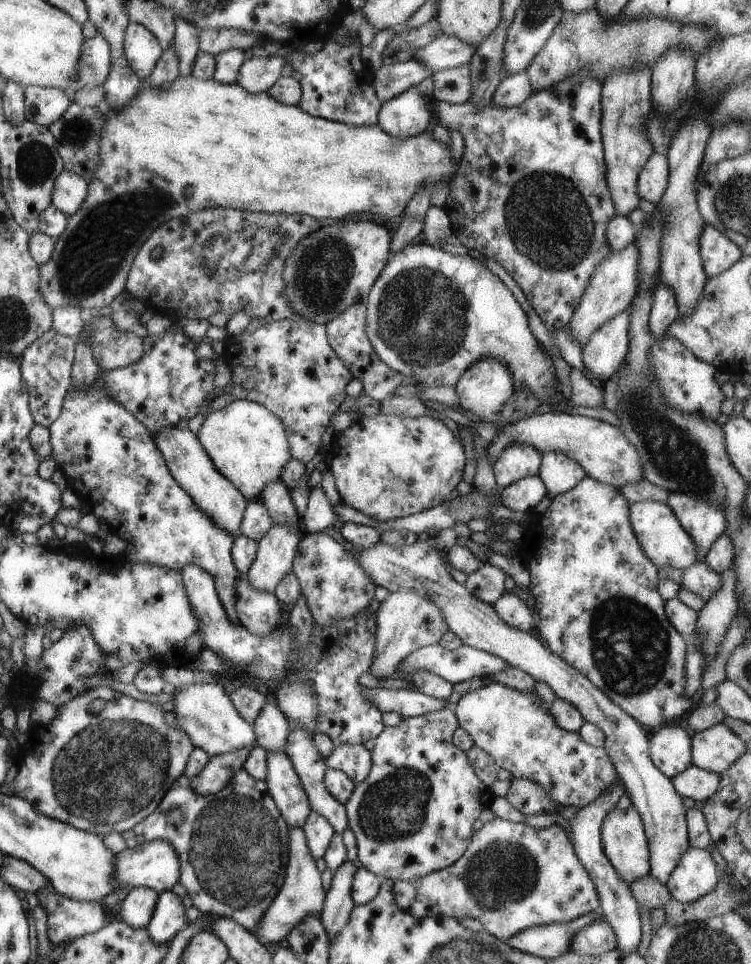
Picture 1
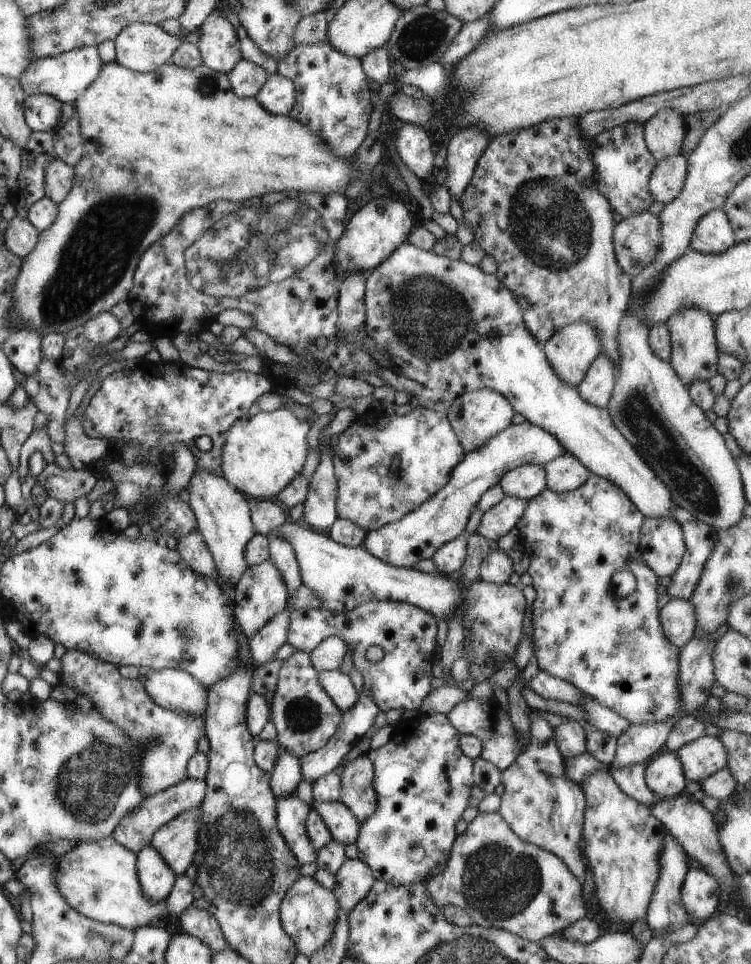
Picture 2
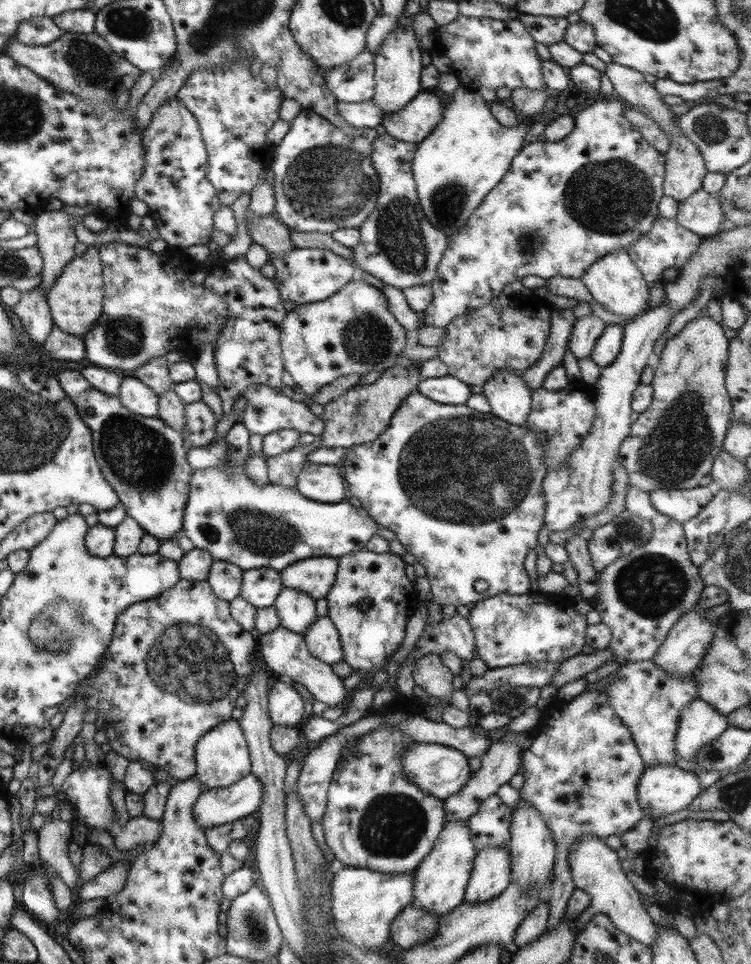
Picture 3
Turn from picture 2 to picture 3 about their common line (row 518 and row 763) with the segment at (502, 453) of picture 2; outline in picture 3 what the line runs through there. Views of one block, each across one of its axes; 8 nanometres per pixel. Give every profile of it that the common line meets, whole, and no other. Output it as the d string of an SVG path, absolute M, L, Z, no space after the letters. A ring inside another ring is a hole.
M411 743L400 756L400 773L423 794L443 800L456 793L470 775L467 757L454 748L442 744Z

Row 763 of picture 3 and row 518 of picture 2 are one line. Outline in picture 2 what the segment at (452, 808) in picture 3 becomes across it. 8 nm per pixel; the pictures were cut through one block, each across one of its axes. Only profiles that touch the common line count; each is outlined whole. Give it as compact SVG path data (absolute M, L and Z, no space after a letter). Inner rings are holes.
M505 495L501 502L491 506L483 513L474 533L479 538L485 538L487 542L495 542L516 526L527 502L528 500L522 498Z

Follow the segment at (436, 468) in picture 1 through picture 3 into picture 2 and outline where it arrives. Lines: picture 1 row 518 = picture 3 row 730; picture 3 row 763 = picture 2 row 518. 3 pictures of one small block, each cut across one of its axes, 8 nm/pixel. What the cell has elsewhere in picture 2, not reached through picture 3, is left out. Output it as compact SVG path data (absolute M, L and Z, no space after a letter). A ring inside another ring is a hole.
M412 407L408 414L386 417L383 428L377 428L377 412L369 412L367 416L359 414L338 434L337 444L332 448L331 462L336 480L335 512L339 519L354 522L365 532L395 522L443 488L463 455L463 448L451 430L445 412Z

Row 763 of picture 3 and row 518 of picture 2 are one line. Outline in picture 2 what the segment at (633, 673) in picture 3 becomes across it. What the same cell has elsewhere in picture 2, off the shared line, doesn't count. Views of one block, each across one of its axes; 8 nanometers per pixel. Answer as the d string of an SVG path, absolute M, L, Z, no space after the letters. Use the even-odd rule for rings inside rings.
M643 517L639 550L645 564L659 578L670 577L685 552L683 533L675 517Z

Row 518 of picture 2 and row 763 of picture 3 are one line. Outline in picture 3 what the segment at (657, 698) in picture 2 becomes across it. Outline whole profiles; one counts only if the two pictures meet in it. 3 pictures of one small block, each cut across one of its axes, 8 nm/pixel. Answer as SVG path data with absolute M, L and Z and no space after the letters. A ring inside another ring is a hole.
M595 688L584 689L559 708L549 708L541 711L538 720L539 734L537 742L533 740L520 756L517 774L523 776L523 783L518 793L526 800L541 817L550 830L553 844L556 848L556 858L552 868L552 882L548 900L549 916L547 916L546 931L551 930L563 917L567 901L573 892L574 884L569 874L567 854L570 846L586 834L592 834L599 839L607 836L620 837L635 826L644 817L644 812L637 802L637 783L644 770L643 761L639 756L631 733L617 718L611 708L606 692Z

